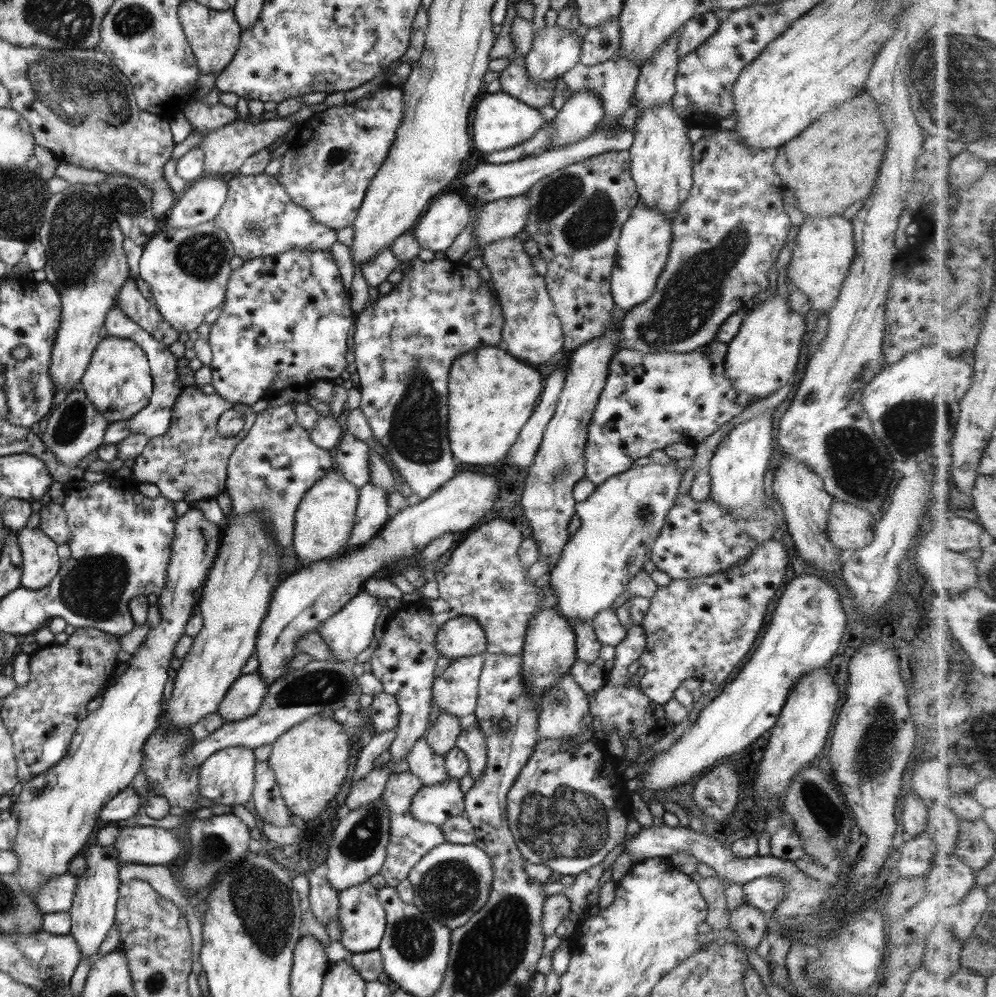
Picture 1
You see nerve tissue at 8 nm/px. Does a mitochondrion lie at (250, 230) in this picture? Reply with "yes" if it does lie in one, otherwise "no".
yes

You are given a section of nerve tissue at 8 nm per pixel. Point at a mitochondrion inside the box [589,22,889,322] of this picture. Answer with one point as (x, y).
(603, 41)

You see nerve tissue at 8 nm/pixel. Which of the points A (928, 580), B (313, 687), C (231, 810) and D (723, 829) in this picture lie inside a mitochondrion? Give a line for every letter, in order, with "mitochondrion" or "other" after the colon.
A: other
B: mitochondrion
C: other
D: other

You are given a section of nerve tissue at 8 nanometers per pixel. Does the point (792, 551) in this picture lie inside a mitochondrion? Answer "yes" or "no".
no

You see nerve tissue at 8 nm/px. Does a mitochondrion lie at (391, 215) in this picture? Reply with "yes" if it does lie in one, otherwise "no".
no

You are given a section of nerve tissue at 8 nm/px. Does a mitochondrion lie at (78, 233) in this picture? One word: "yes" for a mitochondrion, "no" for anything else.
yes

